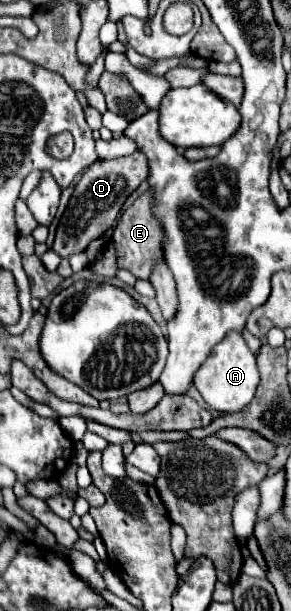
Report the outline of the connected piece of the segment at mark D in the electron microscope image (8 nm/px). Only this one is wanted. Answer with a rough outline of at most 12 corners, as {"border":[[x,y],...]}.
{"border":[[141,151],[83,171],[59,221],[59,257],[113,227],[149,177]]}

